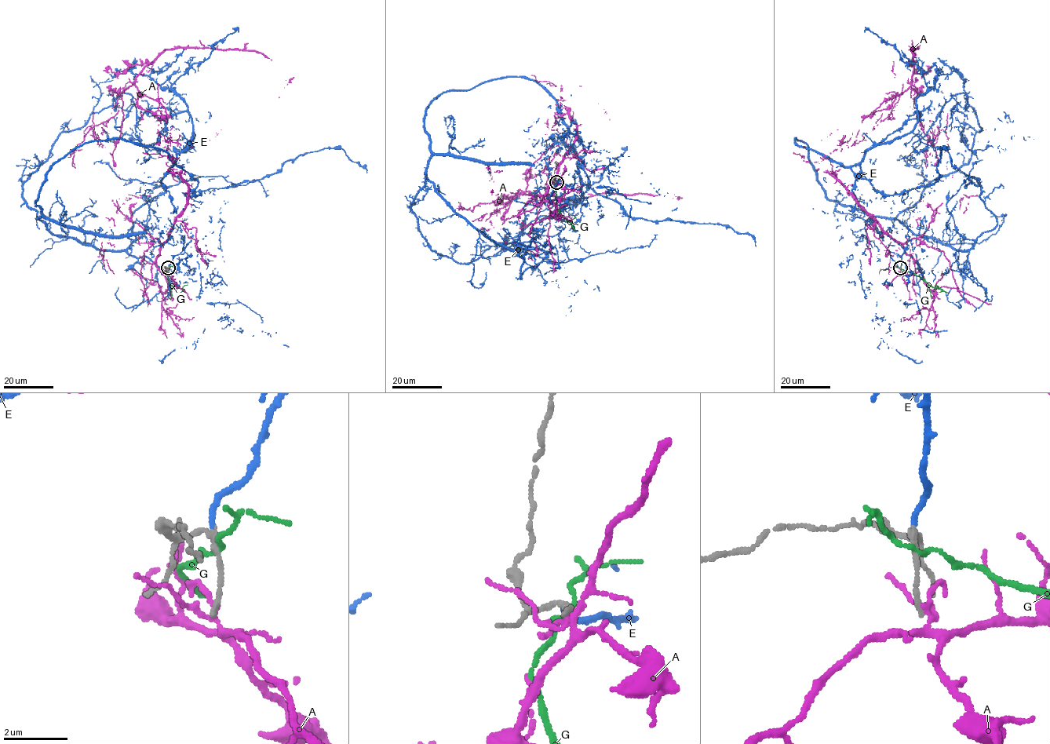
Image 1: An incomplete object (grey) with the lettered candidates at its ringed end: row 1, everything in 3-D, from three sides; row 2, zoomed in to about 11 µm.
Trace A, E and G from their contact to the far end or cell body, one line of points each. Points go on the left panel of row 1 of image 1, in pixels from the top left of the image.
A: (169, 273), (155, 258), (187, 184), (165, 163), (169, 116), (136, 76), (165, 50), (257, 50), (278, 97)
E: (168, 268), (191, 233), (67, 227), (45, 173), (118, 138), (196, 195), (324, 148), (367, 172)
G: (169, 268), (165, 271), (168, 282), (187, 293)

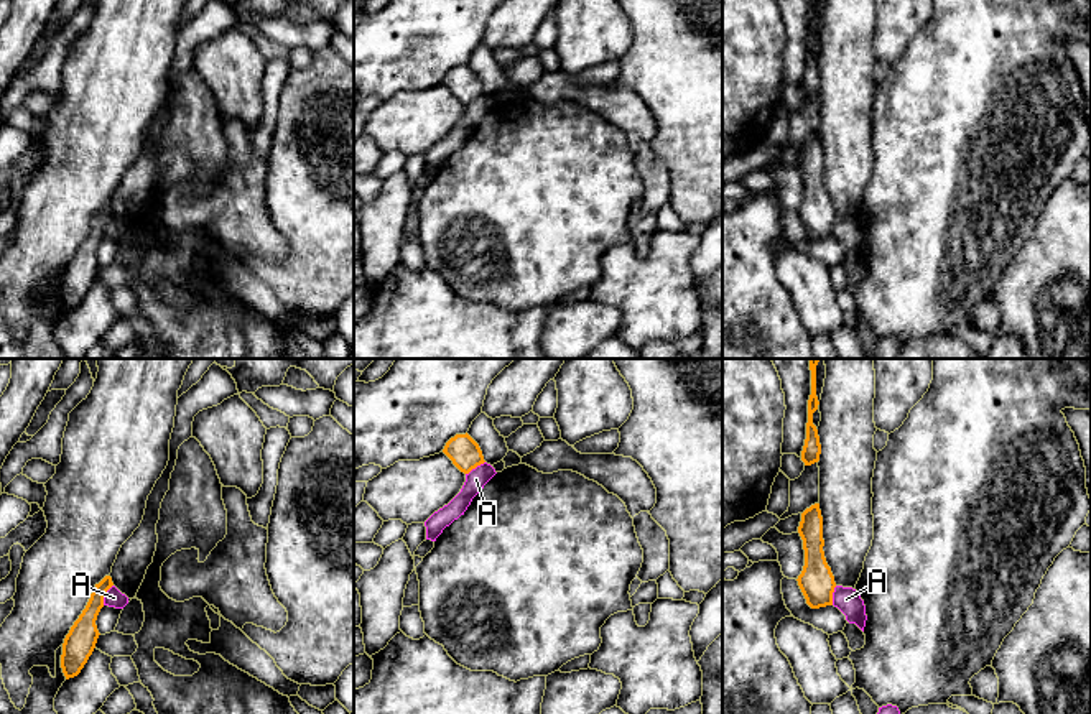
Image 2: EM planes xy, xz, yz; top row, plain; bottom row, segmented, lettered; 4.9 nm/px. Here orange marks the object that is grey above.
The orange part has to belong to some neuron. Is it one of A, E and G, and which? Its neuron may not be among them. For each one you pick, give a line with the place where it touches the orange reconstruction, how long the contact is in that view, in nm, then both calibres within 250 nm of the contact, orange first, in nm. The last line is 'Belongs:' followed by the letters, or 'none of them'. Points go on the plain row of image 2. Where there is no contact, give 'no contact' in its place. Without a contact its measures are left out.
E: no contact
Belongs: E

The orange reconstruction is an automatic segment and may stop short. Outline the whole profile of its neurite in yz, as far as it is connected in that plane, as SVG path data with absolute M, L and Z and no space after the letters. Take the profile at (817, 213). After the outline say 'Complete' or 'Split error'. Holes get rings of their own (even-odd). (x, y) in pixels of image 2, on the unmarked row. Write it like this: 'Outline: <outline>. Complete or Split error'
Outline: M819 135L801 145L798 165L803 171L805 197L798 217L811 240L833 237L834 207L824 189L823 148Z. Complete

